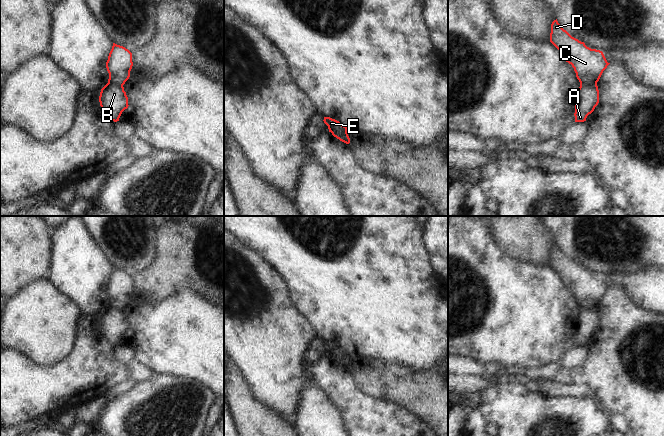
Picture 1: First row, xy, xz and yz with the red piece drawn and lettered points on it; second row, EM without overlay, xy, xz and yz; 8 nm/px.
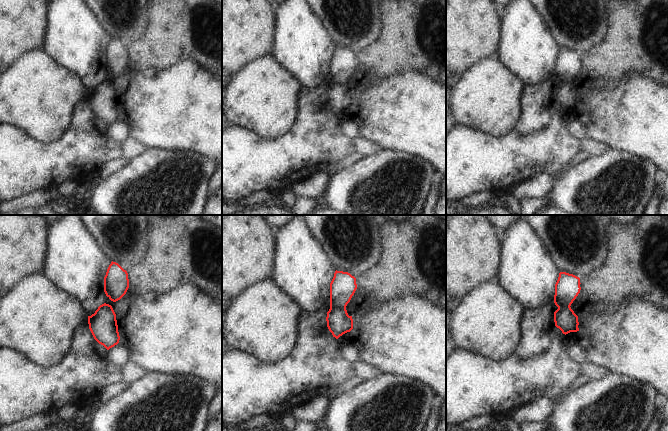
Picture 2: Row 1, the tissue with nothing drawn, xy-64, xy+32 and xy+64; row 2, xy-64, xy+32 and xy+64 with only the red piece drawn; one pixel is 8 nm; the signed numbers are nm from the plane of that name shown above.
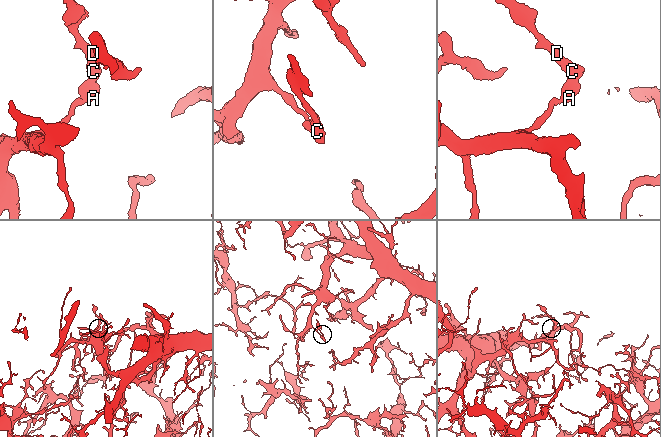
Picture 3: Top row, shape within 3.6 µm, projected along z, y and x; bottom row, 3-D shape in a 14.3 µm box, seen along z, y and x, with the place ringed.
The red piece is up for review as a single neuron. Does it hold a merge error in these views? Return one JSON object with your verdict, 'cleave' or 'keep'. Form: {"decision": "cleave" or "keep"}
{"decision": "cleave"}

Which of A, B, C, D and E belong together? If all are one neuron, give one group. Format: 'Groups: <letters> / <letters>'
Groups: A B E / C D.

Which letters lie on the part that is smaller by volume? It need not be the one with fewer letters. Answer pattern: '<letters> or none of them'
C, D.

